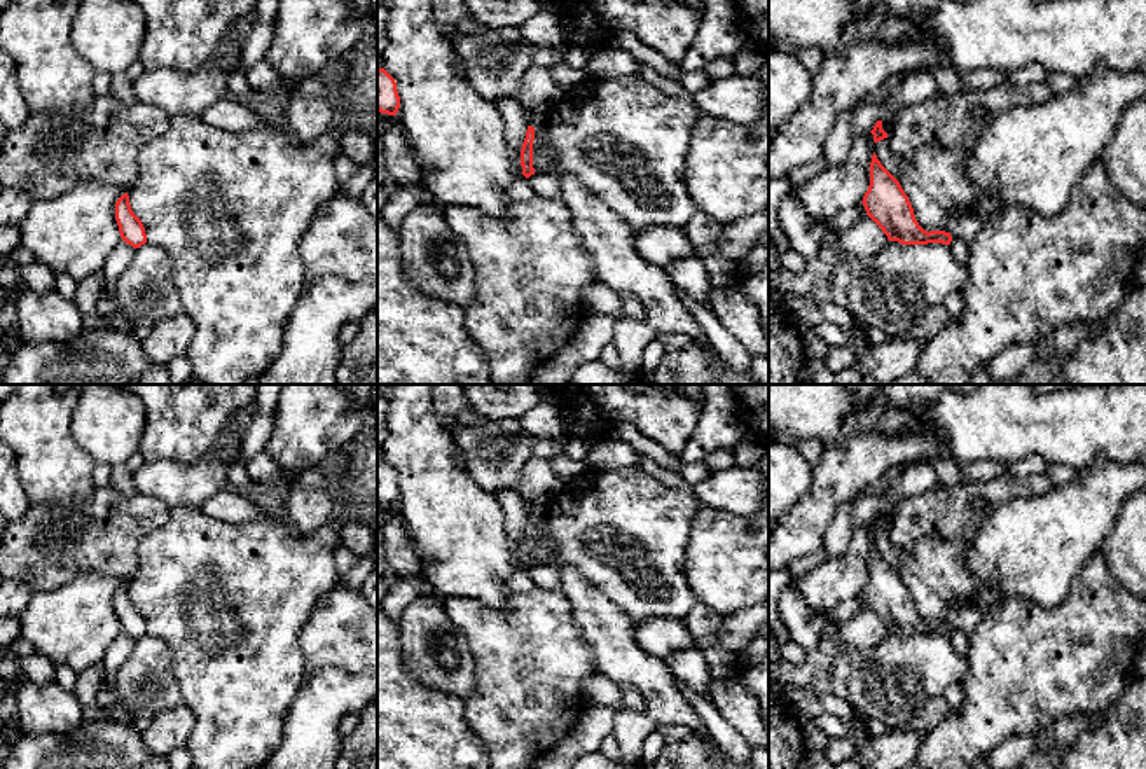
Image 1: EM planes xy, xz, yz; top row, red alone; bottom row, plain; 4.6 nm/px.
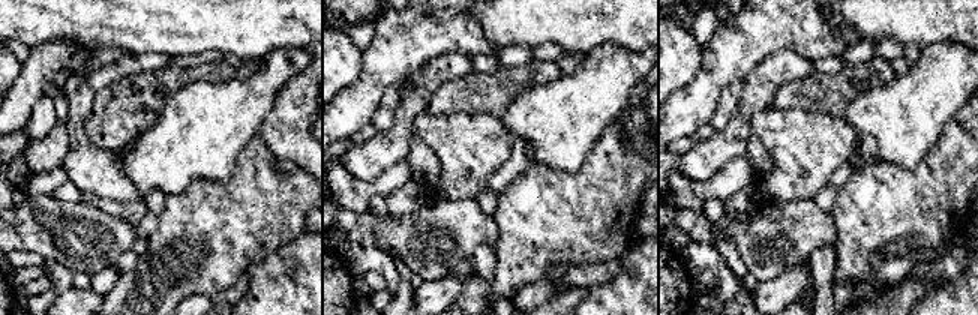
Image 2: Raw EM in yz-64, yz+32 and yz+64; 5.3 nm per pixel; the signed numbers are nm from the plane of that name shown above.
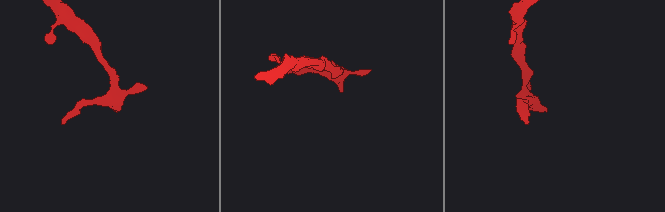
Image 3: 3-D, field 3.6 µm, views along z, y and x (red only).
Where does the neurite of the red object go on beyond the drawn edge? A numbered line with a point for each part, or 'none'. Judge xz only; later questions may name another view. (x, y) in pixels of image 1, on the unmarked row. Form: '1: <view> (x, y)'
none

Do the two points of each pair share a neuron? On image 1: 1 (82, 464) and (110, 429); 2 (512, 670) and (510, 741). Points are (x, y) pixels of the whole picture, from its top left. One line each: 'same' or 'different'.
1: different
2: same

